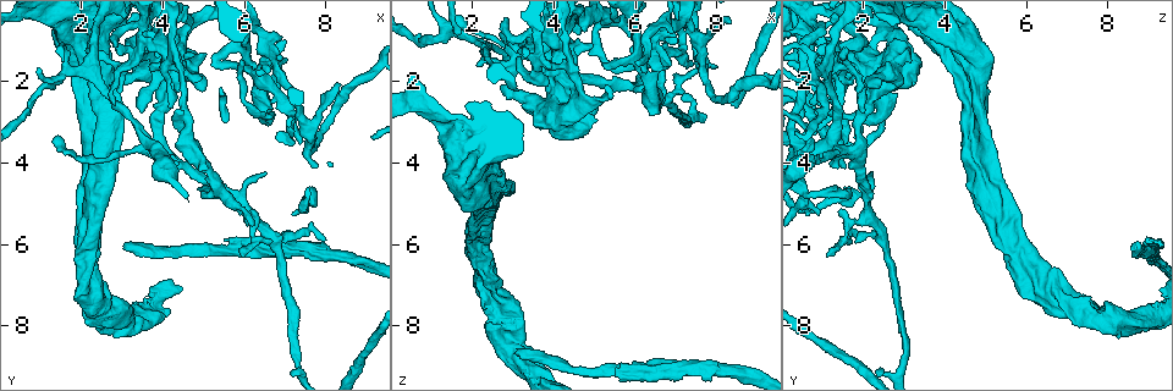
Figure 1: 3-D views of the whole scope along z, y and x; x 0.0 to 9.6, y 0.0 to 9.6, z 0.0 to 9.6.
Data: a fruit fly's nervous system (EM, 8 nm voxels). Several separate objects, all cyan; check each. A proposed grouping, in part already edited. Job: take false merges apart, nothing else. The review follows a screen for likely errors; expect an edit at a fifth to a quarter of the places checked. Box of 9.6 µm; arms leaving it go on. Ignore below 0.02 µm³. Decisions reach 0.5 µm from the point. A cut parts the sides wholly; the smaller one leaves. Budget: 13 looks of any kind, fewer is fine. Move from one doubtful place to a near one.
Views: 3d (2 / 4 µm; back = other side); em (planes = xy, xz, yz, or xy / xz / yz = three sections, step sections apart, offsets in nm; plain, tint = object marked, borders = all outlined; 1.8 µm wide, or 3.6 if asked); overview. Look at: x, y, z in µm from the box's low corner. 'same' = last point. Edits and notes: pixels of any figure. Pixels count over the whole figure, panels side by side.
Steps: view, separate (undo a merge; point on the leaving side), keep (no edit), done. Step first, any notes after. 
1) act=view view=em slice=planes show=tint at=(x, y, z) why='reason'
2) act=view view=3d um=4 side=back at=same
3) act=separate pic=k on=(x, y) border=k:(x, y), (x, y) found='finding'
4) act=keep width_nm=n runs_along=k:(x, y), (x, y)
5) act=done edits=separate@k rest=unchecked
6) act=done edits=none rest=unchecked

act=view view=em slice=xz step=16 show=tint at=(2.35, 1.35, 1.25) why='sharp bend'

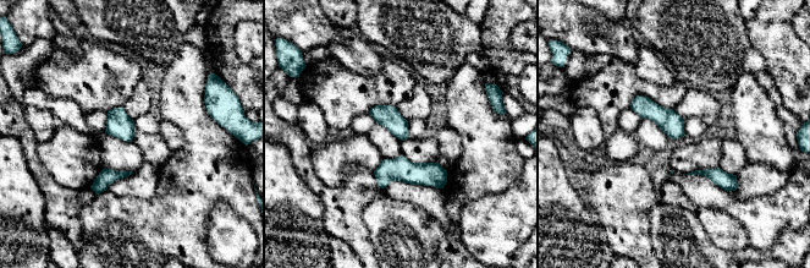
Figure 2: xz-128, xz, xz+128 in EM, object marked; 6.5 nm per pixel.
act=keep found='continuous, no second neuron'

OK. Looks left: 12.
act=view view=3d um=2 side=back at=(4.20, 1.45, 1.15) why='four-way junction'

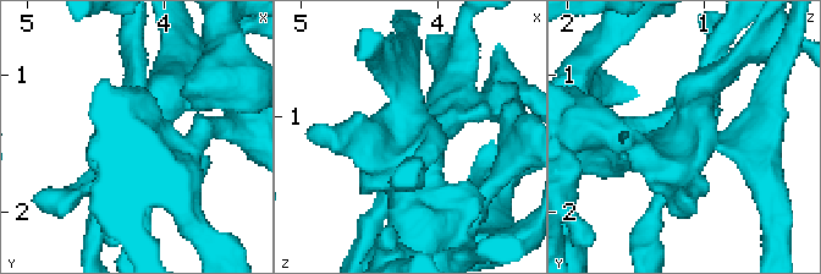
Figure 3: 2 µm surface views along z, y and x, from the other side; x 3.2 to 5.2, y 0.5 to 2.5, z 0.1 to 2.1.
act=view view=em slice=planes show=tint at=(4.16, 1.46, 1.14)

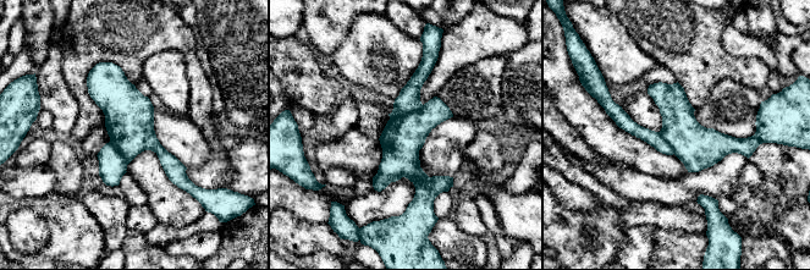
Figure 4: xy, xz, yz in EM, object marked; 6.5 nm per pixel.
act=separate pic=4 on=(402, 138) part_leaving=4:(106, 65), (130, 121), (183, 185) found='a second neuron is stuck on'

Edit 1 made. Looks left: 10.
act=view view=overview

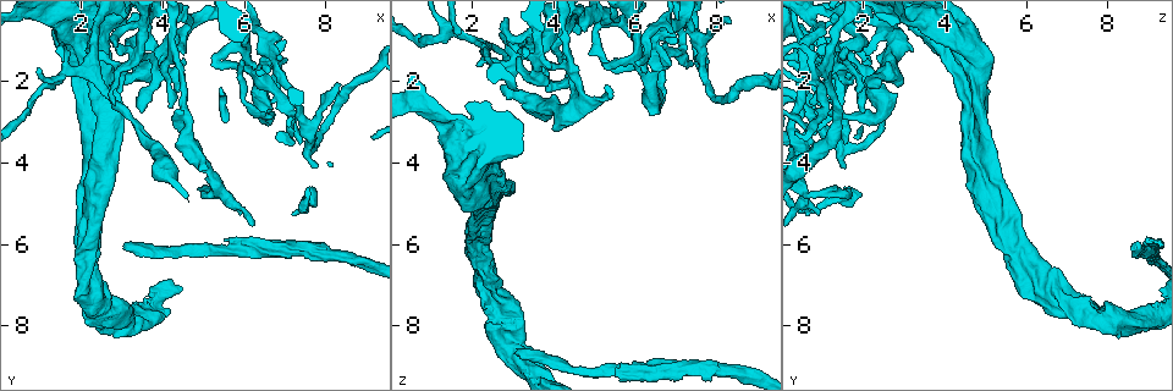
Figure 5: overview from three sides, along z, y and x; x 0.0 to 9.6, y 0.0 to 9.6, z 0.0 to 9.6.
act=view view=3d um=2 at=(6.05, 1.50, 1.55) why='touches itself'

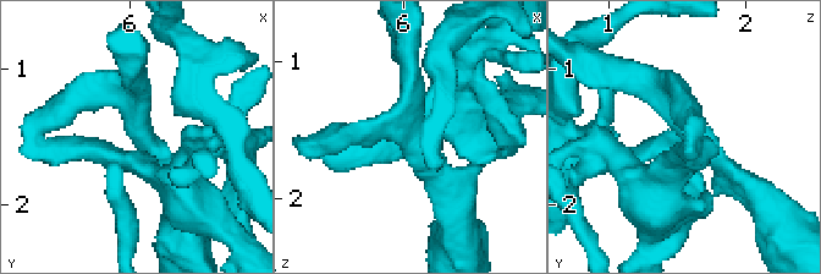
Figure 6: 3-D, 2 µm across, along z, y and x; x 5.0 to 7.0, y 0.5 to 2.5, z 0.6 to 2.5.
act=view view=em slice=planes show=borders at=(6.06, 1.52, 1.60)

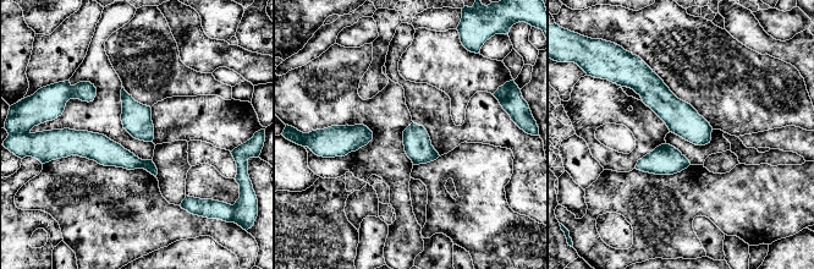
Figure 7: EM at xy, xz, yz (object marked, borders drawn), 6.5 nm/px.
act=keep width_nm=180 runs_along=7:(647, 71), (647, 82), (707, 140) found='one neuron here'

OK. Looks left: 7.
act=view view=em slice=xz step=4 show=tint at=(7.10, 3.00, 1.00)

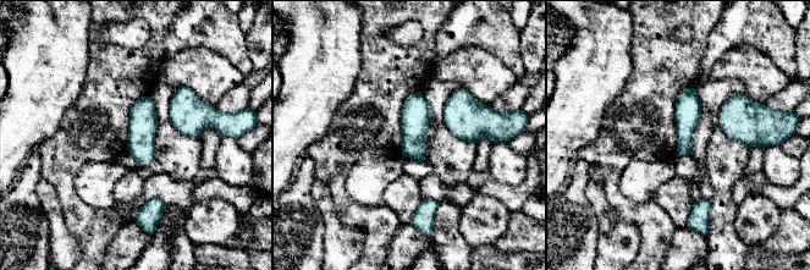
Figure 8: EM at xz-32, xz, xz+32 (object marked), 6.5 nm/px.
act=view view=em slice=planes show=borders at=same why='cut it another way'

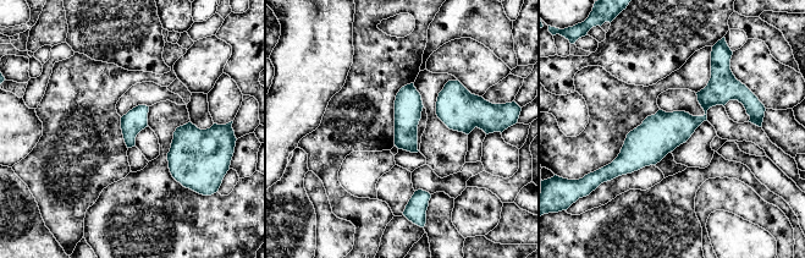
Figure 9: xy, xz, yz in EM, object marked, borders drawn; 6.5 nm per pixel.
act=keep runs_along=9:(713, 66), (705, 114), (618, 173) found='all the same neuron'

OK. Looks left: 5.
act=view view=3d um=4 at=(2.35, 2.40, 4.75) why='touches itself'

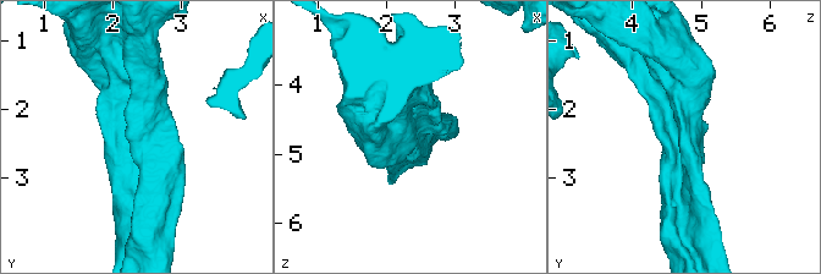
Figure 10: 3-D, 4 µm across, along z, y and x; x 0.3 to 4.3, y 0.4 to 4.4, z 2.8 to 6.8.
act=view view=em slice=planes show=plain at=(2.40, 2.35, 4.80) arms=4 why='shape alone is not enough'

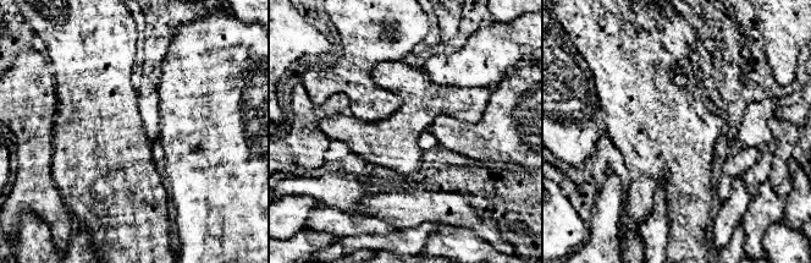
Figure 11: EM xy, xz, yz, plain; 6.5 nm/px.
act=view view=em slice=planes show=tint at=same

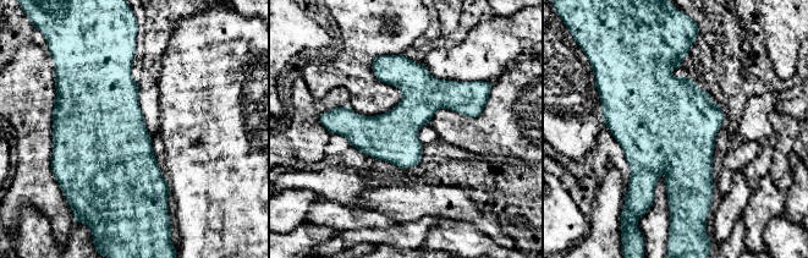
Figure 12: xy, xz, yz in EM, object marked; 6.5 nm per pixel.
act=keep width_nm=320 runs_along=12:(477, 110), (424, 100), (400, 125), (333, 122) found='one neuron here'

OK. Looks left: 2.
act=done edits=separate@4 rest=unchecked

